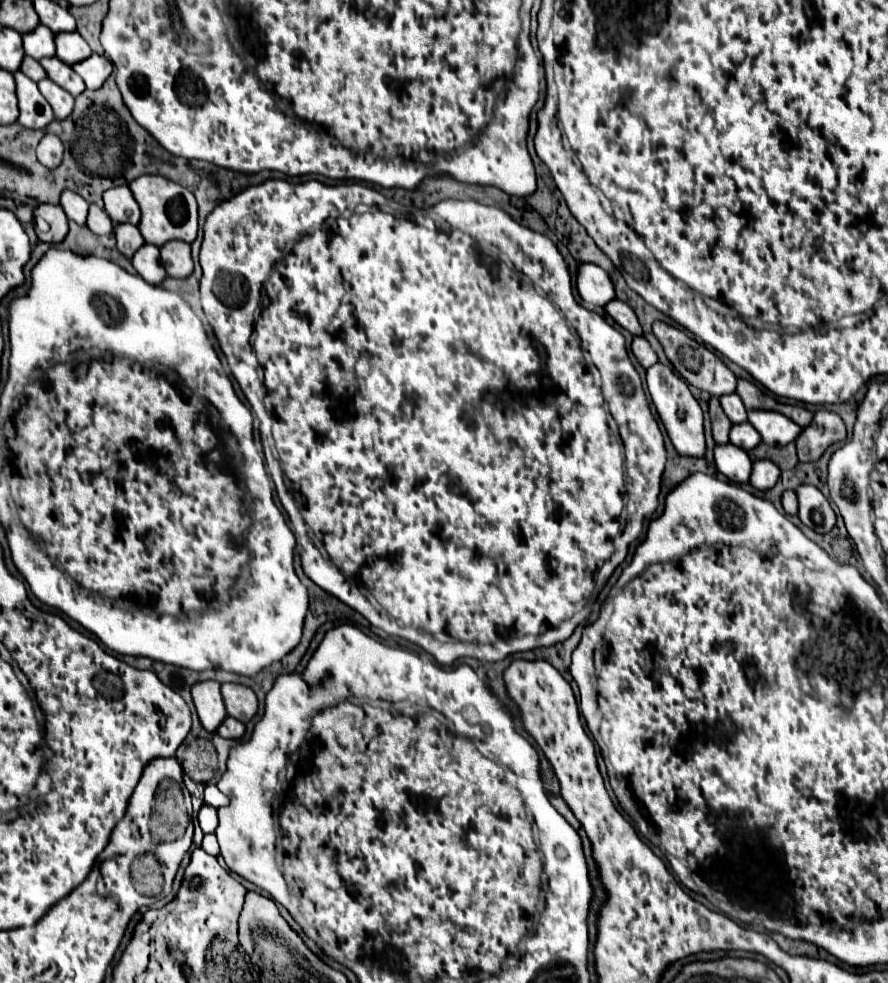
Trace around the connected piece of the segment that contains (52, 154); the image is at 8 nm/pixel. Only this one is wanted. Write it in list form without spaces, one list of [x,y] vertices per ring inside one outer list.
[[[45,131],[45,137],[41,139],[39,147],[37,147],[37,159],[47,167],[47,169],[55,169],[59,167],[61,159],[63,159],[63,143],[57,135]]]

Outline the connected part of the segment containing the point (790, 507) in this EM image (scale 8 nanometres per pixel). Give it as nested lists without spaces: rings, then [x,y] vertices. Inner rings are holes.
[[[785,491],[783,493],[783,509],[787,515],[797,515],[797,495],[795,491]]]

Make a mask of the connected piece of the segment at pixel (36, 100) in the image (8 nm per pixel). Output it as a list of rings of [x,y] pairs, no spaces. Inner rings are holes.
[[[21,71],[15,73],[17,81],[17,97],[19,97],[19,123],[27,129],[45,129],[55,117],[49,103],[45,103],[45,97],[39,93],[37,83],[33,83],[27,75]]]

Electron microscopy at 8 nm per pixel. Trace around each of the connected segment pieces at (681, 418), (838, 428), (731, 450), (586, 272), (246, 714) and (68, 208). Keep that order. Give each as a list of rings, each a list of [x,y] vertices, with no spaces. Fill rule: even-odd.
[[[655,363],[653,367],[647,369],[647,387],[649,395],[657,407],[657,413],[669,433],[671,443],[675,445],[679,455],[689,455],[689,457],[703,457],[705,455],[705,437],[703,437],[703,411],[695,397],[691,395],[687,383],[677,377],[669,367]]]
[[[817,411],[811,425],[807,425],[795,439],[797,455],[801,463],[817,461],[825,449],[837,441],[845,439],[845,423],[833,411]]]
[[[733,443],[715,447],[715,465],[717,465],[719,473],[723,473],[727,479],[731,479],[735,483],[749,481],[751,459],[741,447],[735,447]]]
[[[591,263],[579,265],[579,275],[577,275],[577,291],[581,299],[589,305],[607,305],[611,299],[615,299],[615,289],[609,279],[609,275]]]
[[[223,683],[221,685],[223,701],[227,707],[227,713],[235,717],[241,723],[247,723],[257,713],[257,695],[253,689],[239,685],[239,683]]]
[[[65,191],[65,193],[61,195],[61,207],[63,207],[65,215],[67,215],[71,221],[75,221],[77,225],[85,225],[89,203],[87,203],[81,195],[77,195],[77,193],[73,193],[73,191]]]

